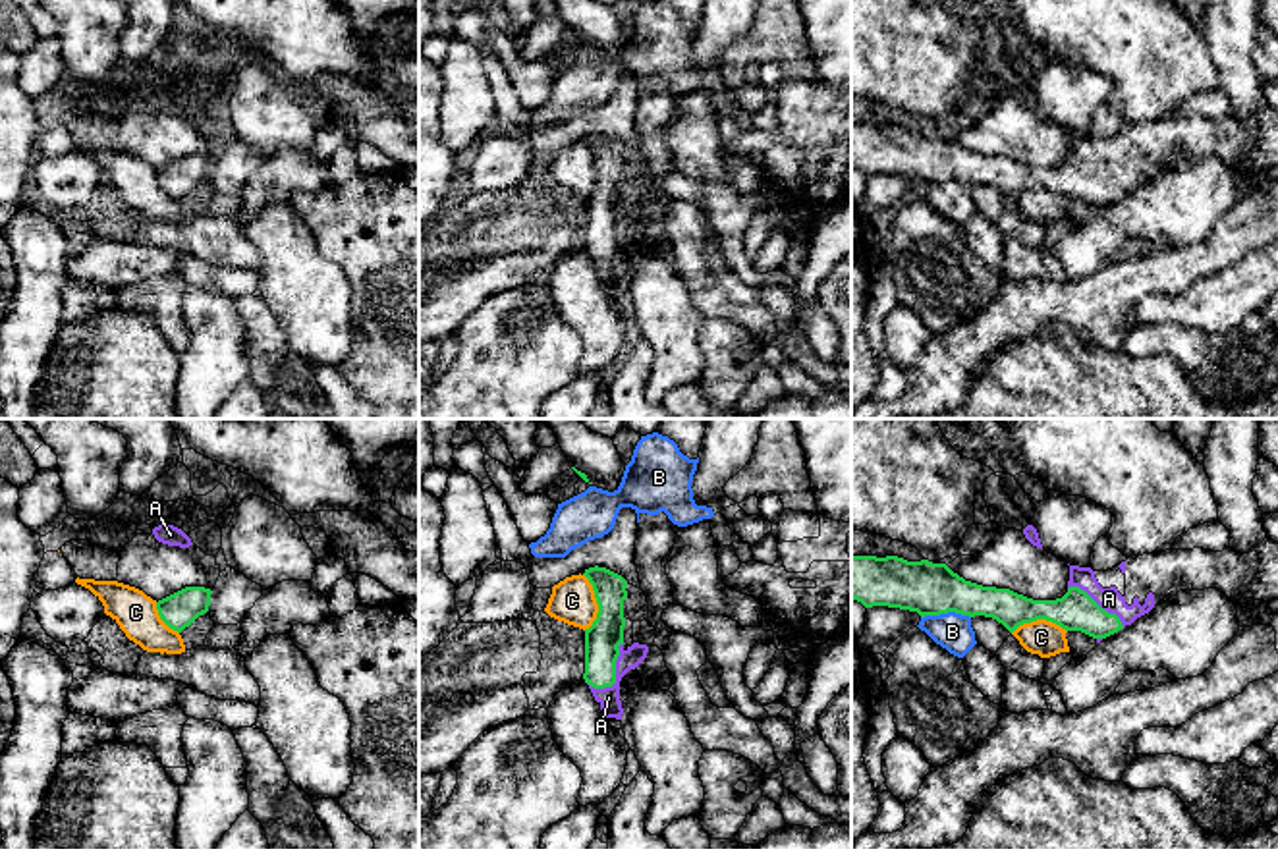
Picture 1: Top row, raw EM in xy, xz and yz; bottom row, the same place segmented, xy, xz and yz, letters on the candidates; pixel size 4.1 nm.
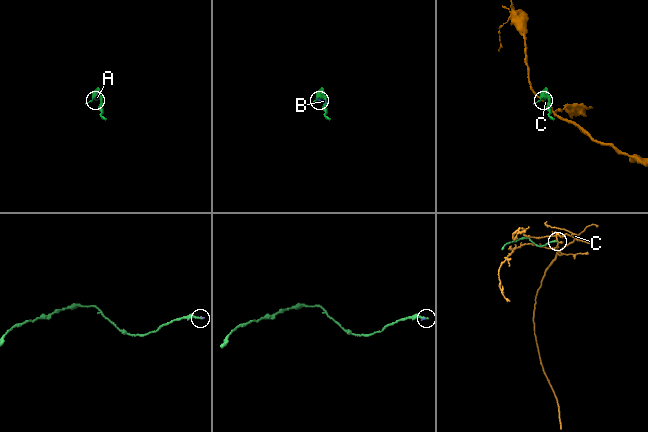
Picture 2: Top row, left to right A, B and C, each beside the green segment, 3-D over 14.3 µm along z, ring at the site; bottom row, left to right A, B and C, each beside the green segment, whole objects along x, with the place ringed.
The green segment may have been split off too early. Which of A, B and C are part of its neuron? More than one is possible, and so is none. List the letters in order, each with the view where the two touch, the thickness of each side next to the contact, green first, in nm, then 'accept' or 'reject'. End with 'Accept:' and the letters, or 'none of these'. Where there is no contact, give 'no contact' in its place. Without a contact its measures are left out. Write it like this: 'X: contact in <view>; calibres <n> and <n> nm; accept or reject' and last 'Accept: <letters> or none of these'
A: contact in xz; calibres 150 and 90 nm; accept
B: contact in yz; calibres 220 and 160 nm; reject
C: contact in xz; calibres 150 and 190 nm; reject
Accept: A

